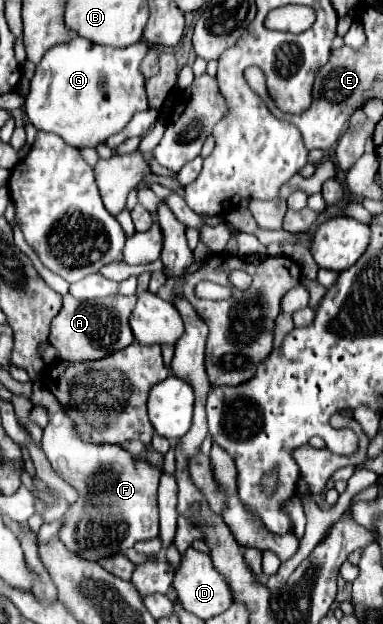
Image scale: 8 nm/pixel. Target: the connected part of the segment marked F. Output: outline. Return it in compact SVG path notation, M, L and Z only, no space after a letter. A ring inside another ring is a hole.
M33 383L31 401L45 407L49 415L49 425L43 429L43 451L53 471L71 487L75 487L79 495L77 501L69 505L63 515L59 539L83 559L97 561L99 557L123 553L137 541L157 537L157 487L161 479L161 469L157 465L145 463L143 459L131 455L119 445L83 443L73 427L73 421L65 415L55 395L39 383ZM115 523L121 525L119 529L123 529L123 545L111 545L111 527L115 527Z

